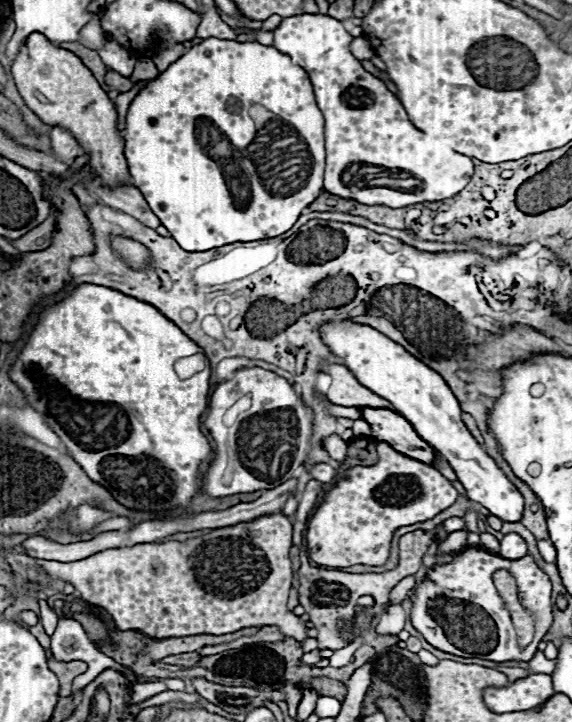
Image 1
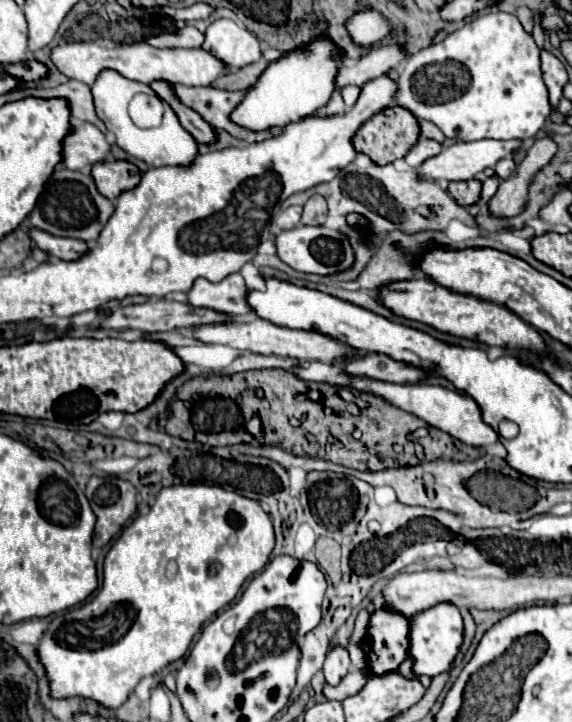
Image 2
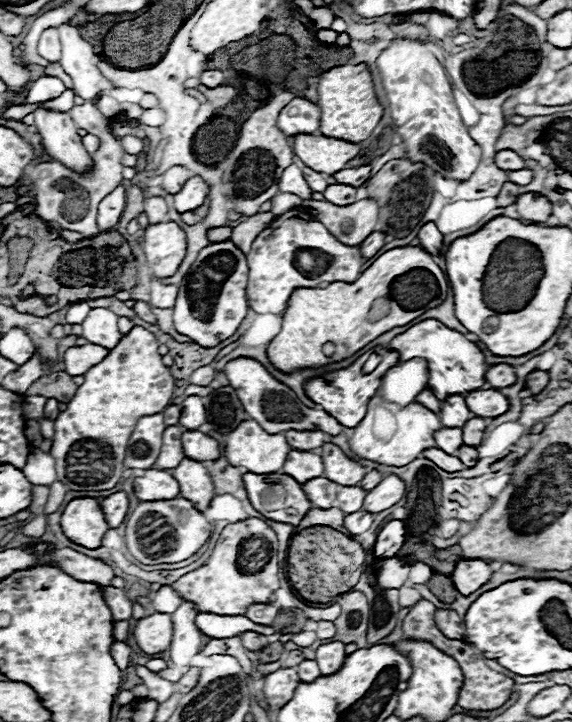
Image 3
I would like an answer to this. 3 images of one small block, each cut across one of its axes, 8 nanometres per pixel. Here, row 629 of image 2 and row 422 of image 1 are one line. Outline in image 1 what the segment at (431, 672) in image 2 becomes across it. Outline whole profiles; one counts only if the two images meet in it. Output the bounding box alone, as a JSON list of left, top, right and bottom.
[320,320,524,522]

